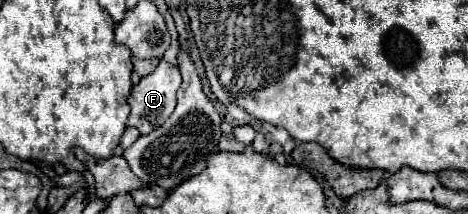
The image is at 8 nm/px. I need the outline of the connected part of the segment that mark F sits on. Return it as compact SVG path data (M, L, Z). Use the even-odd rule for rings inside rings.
M161 60L155 72L143 76L141 82L131 90L131 114L127 118L127 126L137 128L141 134L149 134L161 126L175 110L175 94L179 86L179 68L167 60Z

